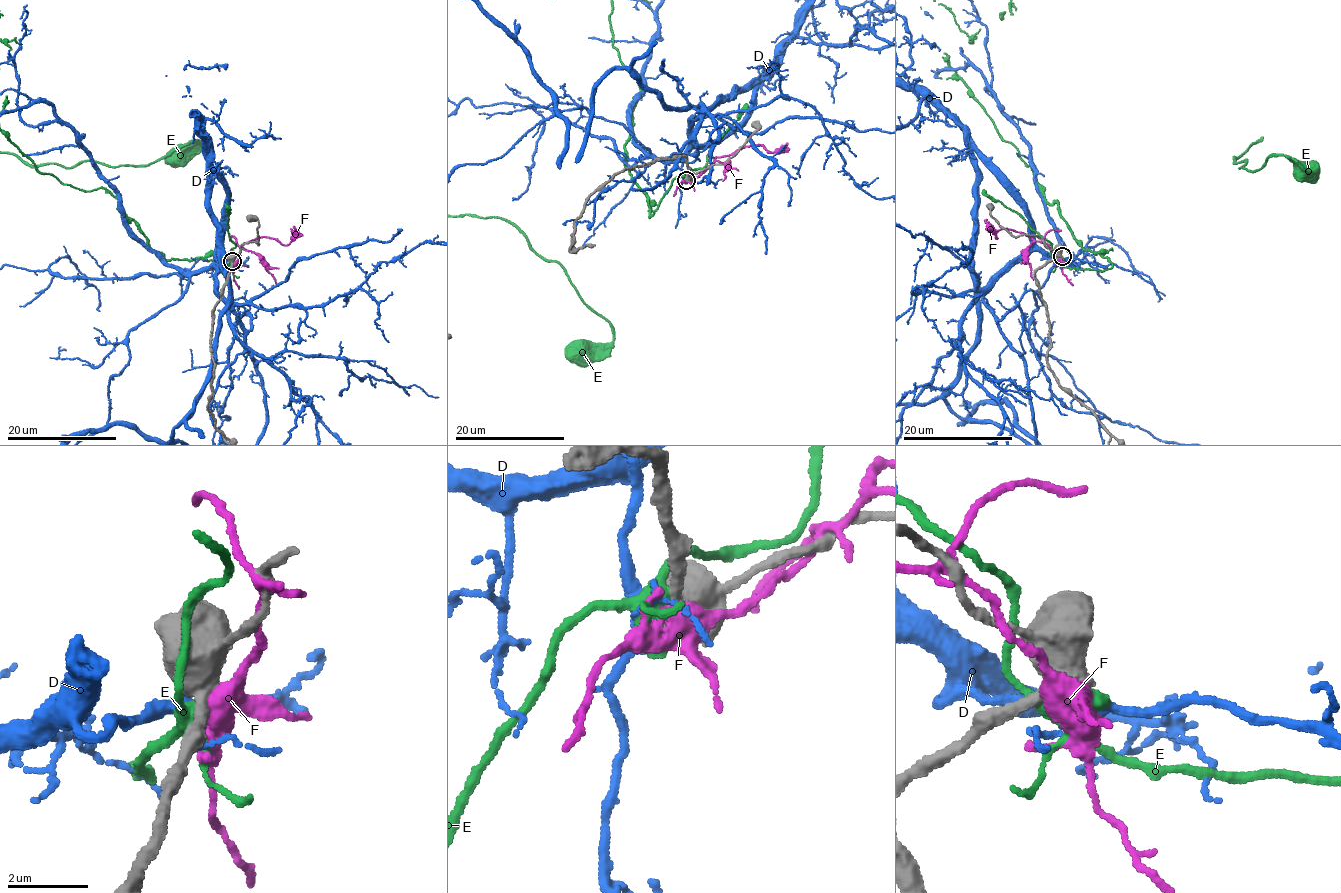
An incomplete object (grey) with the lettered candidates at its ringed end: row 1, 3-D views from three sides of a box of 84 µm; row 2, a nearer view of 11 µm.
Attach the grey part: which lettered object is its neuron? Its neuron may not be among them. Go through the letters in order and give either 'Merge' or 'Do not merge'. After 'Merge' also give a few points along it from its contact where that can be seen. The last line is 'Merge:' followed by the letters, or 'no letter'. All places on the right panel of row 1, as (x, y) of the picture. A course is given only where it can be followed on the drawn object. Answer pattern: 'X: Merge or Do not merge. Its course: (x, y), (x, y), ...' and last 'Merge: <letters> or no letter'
D: Do not merge
E: Do not merge
F: Do not merge
Merge: no letter

